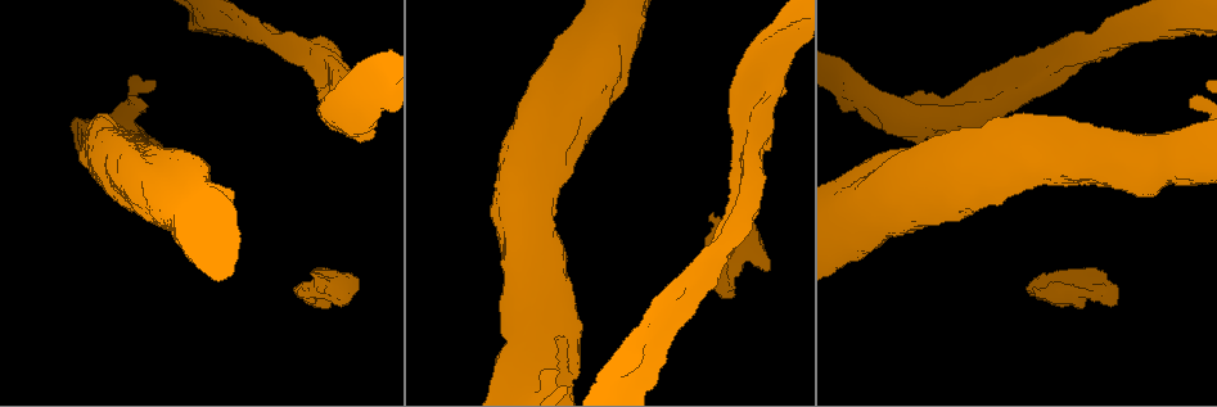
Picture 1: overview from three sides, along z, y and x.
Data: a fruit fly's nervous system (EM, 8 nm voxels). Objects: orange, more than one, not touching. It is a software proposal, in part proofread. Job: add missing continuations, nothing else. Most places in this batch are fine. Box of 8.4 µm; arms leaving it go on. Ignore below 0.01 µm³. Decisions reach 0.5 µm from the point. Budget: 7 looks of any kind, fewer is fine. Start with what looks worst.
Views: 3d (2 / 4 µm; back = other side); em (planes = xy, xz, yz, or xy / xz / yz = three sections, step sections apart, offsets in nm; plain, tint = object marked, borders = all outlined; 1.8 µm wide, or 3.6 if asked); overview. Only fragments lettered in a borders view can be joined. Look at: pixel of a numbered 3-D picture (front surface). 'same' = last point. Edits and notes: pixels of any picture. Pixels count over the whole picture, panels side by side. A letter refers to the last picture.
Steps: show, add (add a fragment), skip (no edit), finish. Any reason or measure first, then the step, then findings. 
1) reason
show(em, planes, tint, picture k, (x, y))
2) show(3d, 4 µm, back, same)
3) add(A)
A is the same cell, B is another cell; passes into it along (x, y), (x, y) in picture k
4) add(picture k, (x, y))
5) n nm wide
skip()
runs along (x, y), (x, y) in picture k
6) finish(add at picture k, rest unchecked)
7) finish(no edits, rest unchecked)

branch stops here
show(3d, 2 µm, picture 1, (331, 296))

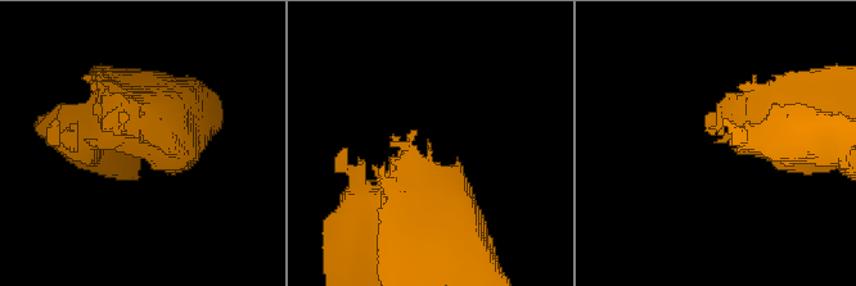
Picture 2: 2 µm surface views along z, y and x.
need the tissue
show(em, xz, step 16, borders, picture 2, (141, 141))

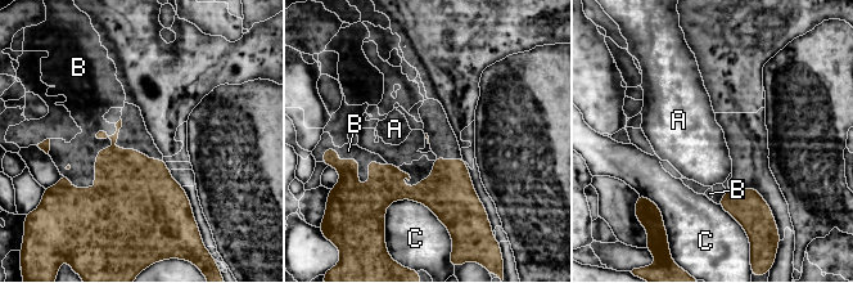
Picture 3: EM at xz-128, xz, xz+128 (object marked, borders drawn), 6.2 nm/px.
show(em, planes, borders, same)

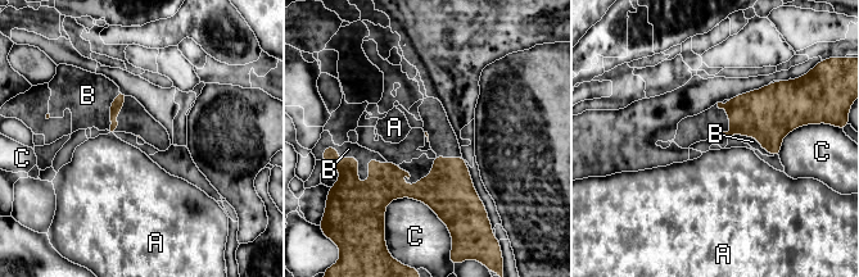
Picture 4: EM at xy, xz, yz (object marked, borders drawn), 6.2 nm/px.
add(B)
B is the same cell, A and C are other cells; the cell continues

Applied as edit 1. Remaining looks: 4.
redraw
show(overview)

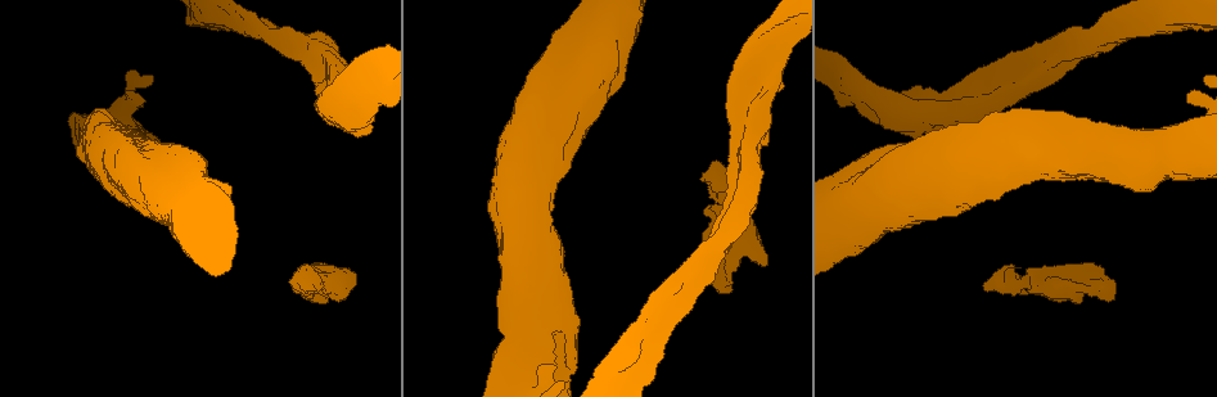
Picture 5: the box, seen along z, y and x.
thick end
show(3d, 2 µm, back, picture 5, (1045, 87))

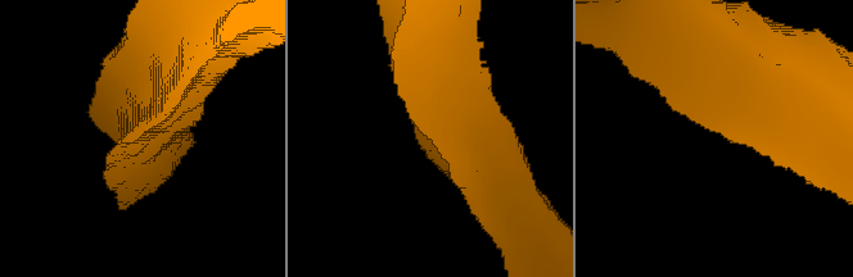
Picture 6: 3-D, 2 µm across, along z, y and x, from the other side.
show(em, xy, step 8, tint, picture 6, (729, 138))

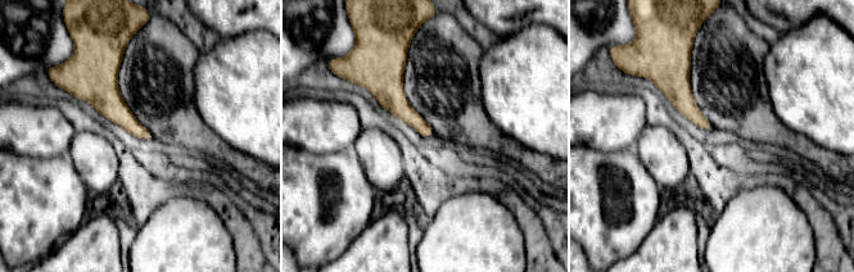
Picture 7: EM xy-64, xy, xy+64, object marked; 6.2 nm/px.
cut it another way
show(em, planes, borders, same)

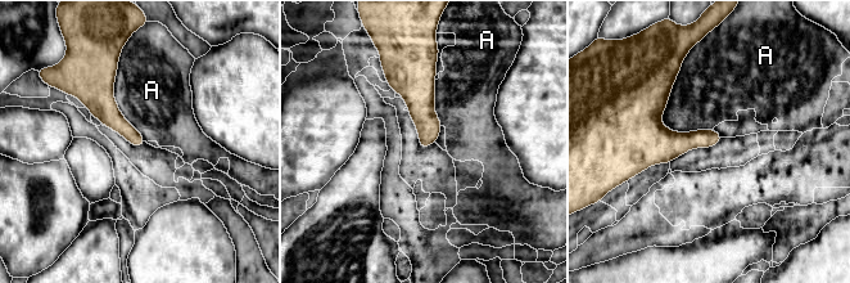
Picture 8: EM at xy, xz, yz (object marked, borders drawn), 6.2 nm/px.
skip()
A is another cell; none of them fits

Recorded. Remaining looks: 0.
finish(add at picture 4, rest unchecked)

